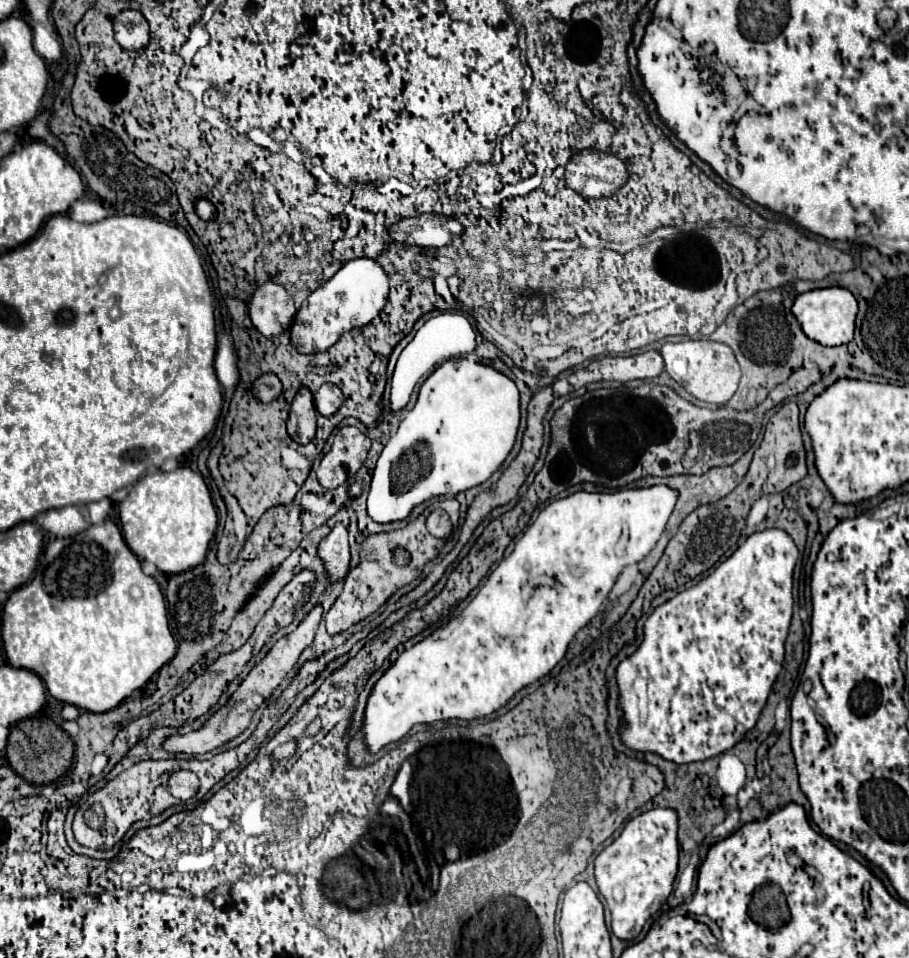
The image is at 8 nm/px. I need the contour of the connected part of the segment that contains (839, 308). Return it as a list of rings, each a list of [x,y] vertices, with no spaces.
[[[828,287],[828,289],[814,289],[808,293],[796,295],[792,311],[796,319],[800,321],[804,333],[820,345],[836,347],[836,345],[850,343],[854,337],[854,321],[858,313],[858,303],[856,303],[856,297],[848,289]]]

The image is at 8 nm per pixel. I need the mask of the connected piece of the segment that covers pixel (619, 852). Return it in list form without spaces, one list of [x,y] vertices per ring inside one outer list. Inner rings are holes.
[[[656,807],[632,817],[618,839],[596,857],[596,883],[612,913],[612,933],[622,941],[640,935],[644,923],[660,911],[673,892],[678,871],[678,815],[670,807]]]

